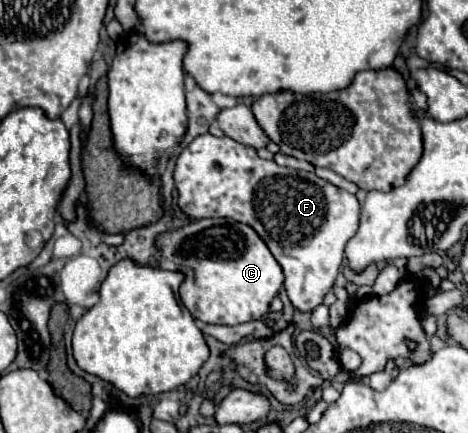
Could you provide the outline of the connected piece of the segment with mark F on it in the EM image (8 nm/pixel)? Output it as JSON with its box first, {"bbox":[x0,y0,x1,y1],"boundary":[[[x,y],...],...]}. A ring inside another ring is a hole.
{"bbox":[174,134,360,312],"boundary":[[[202,134],[202,136],[194,138],[194,140],[182,150],[182,154],[180,154],[178,160],[176,160],[176,168],[174,168],[174,182],[176,182],[176,190],[178,190],[178,206],[180,206],[188,216],[198,218],[198,220],[200,220],[200,218],[216,218],[216,216],[234,218],[234,220],[238,220],[238,222],[250,224],[250,226],[264,238],[264,242],[268,244],[268,248],[272,250],[274,258],[280,262],[280,266],[282,266],[282,270],[284,270],[284,274],[286,274],[284,288],[286,288],[288,298],[290,298],[290,302],[294,304],[296,310],[312,312],[316,306],[322,304],[324,296],[330,292],[330,288],[334,286],[334,280],[336,280],[336,276],[338,276],[338,272],[340,272],[340,266],[342,266],[342,260],[344,260],[344,246],[346,246],[346,242],[348,242],[348,240],[356,234],[356,230],[358,230],[360,204],[358,204],[358,200],[356,200],[354,194],[350,194],[350,192],[346,192],[346,190],[340,190],[340,188],[332,186],[330,182],[318,178],[318,176],[312,174],[312,172],[284,168],[284,166],[278,166],[274,160],[262,160],[254,148],[242,146],[242,144],[238,144],[236,140],[232,140],[232,138],[228,138],[228,136],[216,138],[216,136],[212,136],[212,134]]]}

